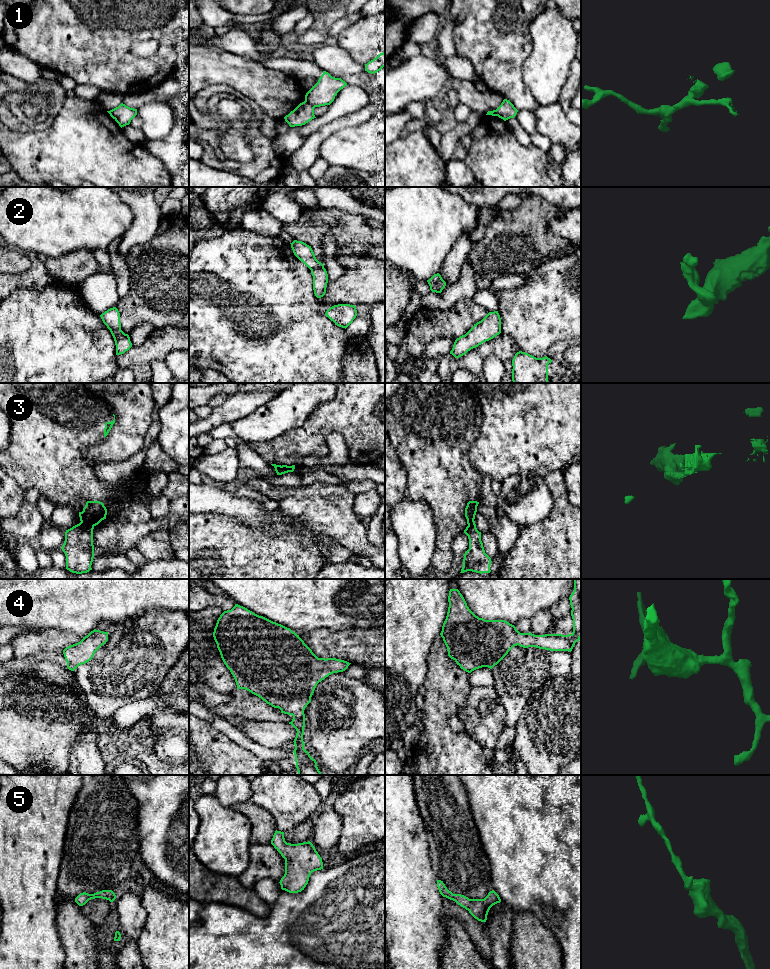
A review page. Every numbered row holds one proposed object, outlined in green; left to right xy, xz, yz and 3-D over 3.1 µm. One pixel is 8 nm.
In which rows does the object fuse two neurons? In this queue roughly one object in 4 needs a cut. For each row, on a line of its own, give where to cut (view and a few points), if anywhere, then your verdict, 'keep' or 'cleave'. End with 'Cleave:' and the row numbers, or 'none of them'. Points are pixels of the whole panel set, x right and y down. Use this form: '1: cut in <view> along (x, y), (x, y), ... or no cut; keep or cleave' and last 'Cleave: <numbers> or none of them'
1: cut in xz along (305, 100), (314, 107); cleave
2: no cut; keep
3: cut in xy along (81, 520), (87, 521), (93, 526); cleave
4: no cut; keep
5: no cut; keep
Cleave: 1, 3

